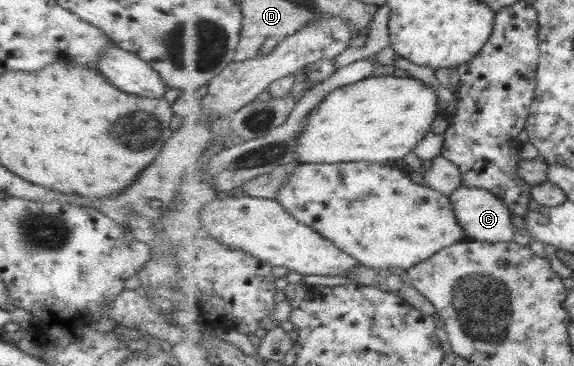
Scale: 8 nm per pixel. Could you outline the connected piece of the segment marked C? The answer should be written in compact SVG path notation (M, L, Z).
M460 187L451 195L451 203L454 204L456 216L460 225L468 233L472 241L486 241L491 243L508 242L517 234L512 224L512 210L503 201L502 197L496 196L494 192L483 188Z

